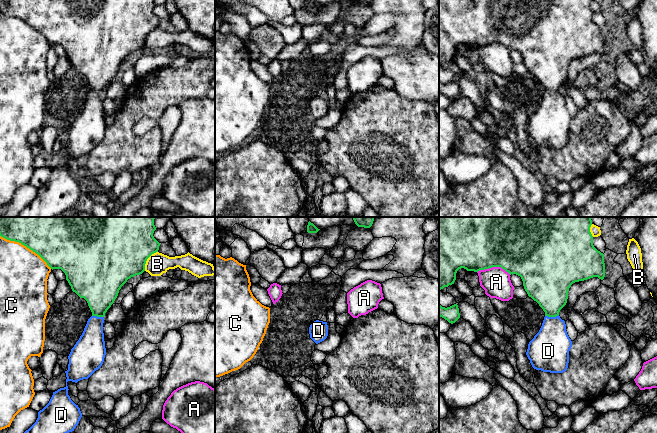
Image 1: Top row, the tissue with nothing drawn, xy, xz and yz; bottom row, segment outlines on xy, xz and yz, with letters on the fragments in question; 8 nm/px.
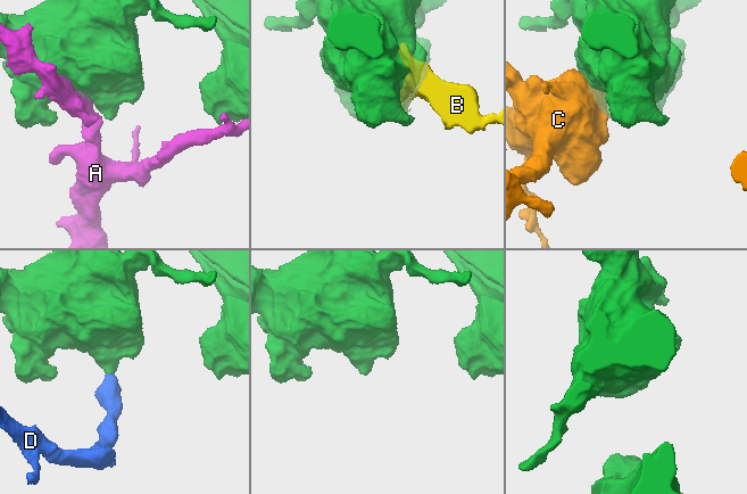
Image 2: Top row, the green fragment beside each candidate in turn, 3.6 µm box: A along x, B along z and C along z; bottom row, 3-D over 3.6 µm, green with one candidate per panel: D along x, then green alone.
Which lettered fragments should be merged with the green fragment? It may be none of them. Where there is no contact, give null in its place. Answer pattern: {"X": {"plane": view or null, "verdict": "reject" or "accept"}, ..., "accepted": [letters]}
{"A": {"plane": "yz", "verdict": "reject"}, "B": {"plane": "xy", "verdict": "reject"}, "C": {"plane": "xy", "verdict": "reject"}, "D": {"plane": "yz", "verdict": "accept"}, "accepted": ["D"]}

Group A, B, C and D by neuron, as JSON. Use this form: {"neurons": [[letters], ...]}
{"neurons": [["A"], ["B"], ["C"], ["D"]]}

